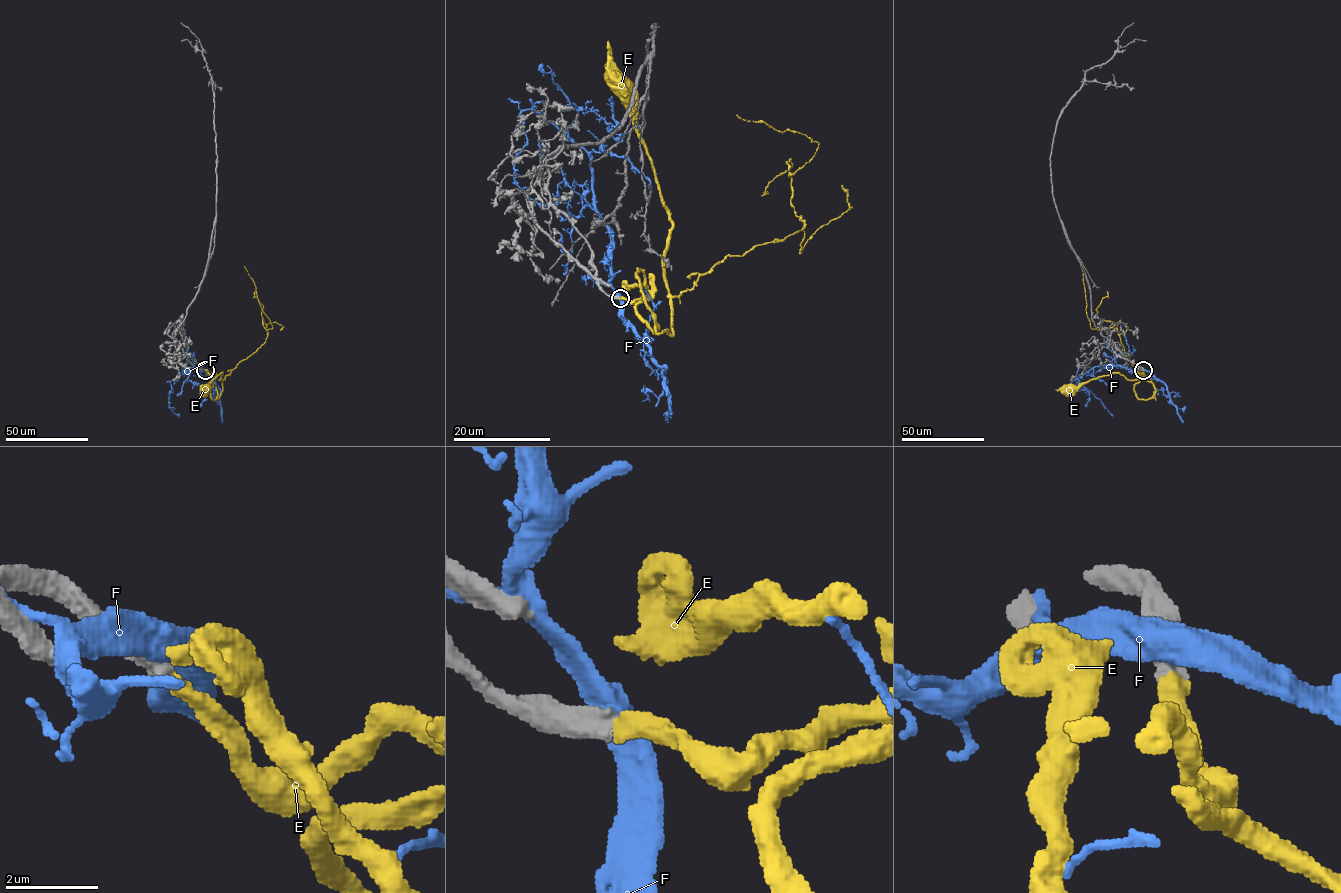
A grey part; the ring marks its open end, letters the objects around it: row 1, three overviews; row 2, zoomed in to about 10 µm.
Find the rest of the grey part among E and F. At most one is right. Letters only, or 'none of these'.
E

